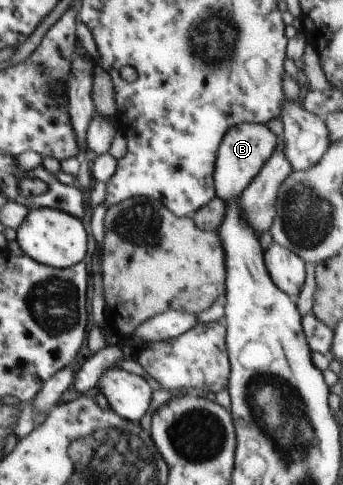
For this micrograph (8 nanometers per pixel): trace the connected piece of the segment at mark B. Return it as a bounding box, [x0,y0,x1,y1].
[214,122,279,202]

